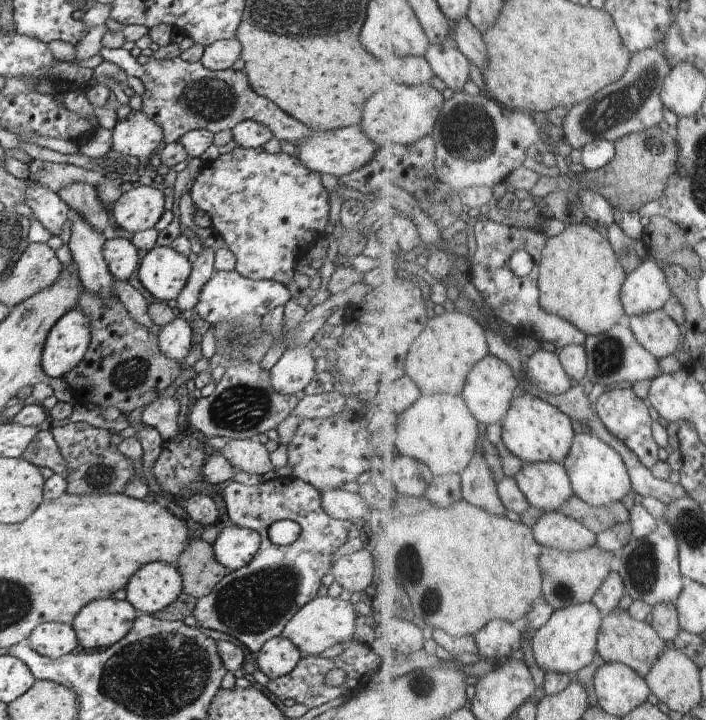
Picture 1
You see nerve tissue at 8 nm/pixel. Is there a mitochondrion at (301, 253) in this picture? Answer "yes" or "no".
no

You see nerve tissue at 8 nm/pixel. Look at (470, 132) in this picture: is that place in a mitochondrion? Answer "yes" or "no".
yes

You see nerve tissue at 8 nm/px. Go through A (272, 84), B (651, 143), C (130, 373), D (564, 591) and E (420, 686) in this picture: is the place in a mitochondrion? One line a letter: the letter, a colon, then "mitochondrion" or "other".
A: other
B: mitochondrion
C: mitochondrion
D: mitochondrion
E: mitochondrion

